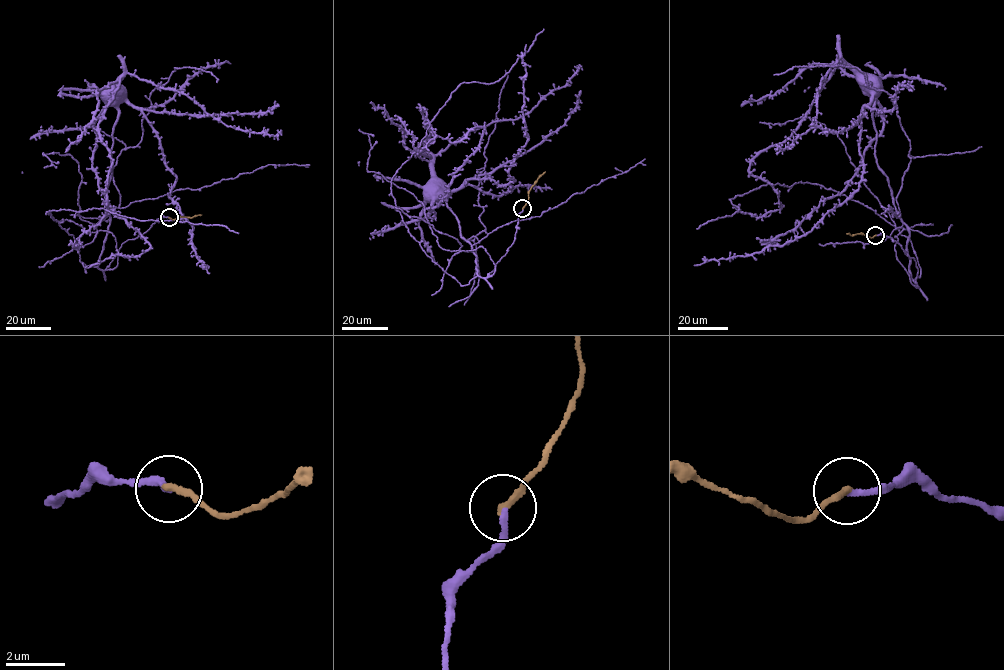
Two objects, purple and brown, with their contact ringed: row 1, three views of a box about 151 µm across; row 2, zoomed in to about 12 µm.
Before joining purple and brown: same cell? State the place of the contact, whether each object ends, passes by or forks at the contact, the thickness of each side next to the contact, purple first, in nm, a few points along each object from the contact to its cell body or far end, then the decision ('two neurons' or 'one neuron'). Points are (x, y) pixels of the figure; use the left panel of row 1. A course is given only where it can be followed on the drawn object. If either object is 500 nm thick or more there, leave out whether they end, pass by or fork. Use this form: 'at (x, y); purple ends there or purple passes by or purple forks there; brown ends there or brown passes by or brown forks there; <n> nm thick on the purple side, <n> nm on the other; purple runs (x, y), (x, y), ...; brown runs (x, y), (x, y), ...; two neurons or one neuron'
at (169, 217); purple ends there; brown ends there; 180 nm thick on the purple side, 240 nm on the other; purple runs (169, 218), (121, 245), (105, 270), (97, 266), (109, 224), (106, 188), (117, 110), (108, 90); brown runs (169, 218), (201, 215); one neuron

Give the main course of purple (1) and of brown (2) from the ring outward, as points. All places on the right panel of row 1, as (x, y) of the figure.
1: (875, 235), (889, 236), (914, 259), (918, 286), (909, 228), (877, 162), (874, 103), (860, 86), (864, 76)
2: (875, 235), (871, 237), (846, 234)

